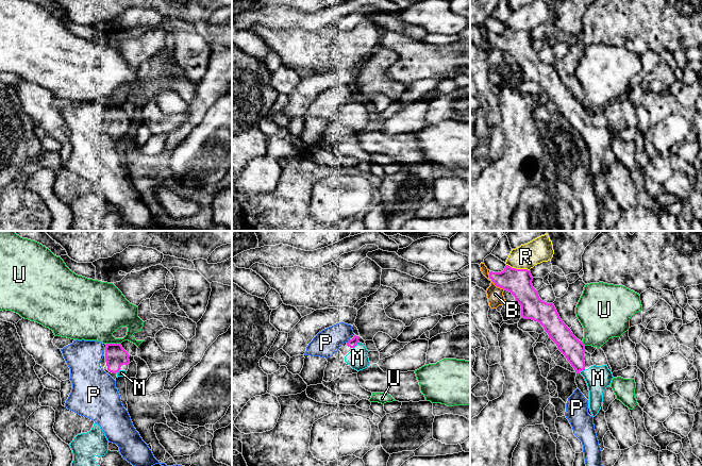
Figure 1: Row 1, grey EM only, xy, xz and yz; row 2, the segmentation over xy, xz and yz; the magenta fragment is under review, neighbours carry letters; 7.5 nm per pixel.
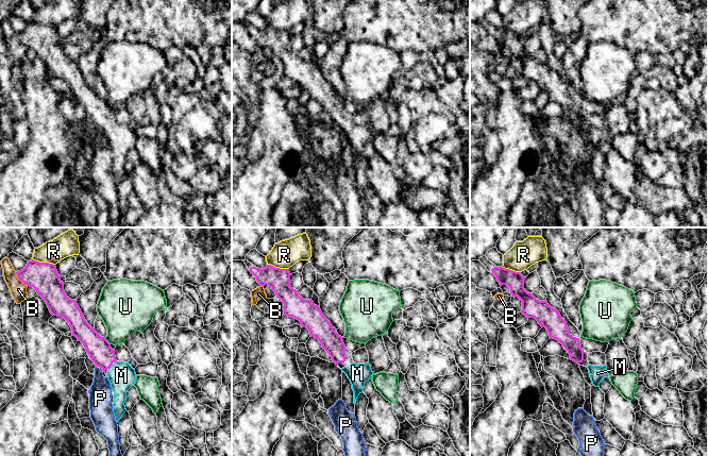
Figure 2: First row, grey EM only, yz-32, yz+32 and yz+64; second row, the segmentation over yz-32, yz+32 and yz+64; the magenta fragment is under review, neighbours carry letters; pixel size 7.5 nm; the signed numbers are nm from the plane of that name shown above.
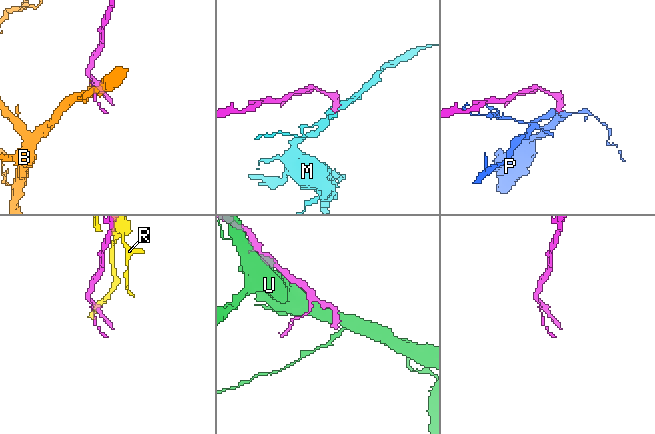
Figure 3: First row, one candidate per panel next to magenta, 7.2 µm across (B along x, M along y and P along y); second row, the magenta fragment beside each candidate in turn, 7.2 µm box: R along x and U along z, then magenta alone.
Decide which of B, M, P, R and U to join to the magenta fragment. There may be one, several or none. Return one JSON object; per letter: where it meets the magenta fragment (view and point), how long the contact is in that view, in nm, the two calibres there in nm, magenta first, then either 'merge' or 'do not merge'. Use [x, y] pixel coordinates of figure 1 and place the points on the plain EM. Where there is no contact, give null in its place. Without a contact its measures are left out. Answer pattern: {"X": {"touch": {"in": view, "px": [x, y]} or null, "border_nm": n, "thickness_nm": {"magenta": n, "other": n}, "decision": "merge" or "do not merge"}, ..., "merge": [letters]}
{"B": {"touch": {"in": "yz", "px": [498, 48]}, "border_nm": 120, "thickness_nm": {"magenta": 200, "other": 120}, "decision": "do not merge"}, "M": {"touch": {"in": "yz", "px": [582, 131]}, "border_nm": 60, "thickness_nm": {"magenta": 160, "other": 190}, "decision": "merge"}, "P": {"touch": {"in": "xz", "px": [348, 103]}, "border_nm": 40, "thickness_nm": {"magenta": 70, "other": 190}, "decision": "do not merge"}, "R": {"touch": {"in": "yz", "px": [518, 31]}, "border_nm": 180, "thickness_nm": {"magenta": 200, "other": 190}, "decision": "do not merge"}, "U": {"touch": {"in": "xy", "px": [113, 105]}, "border_nm": 120, "thickness_nm": {"magenta": 160, "other": 360}, "decision": "do not merge"}, "merge": ["M"]}

